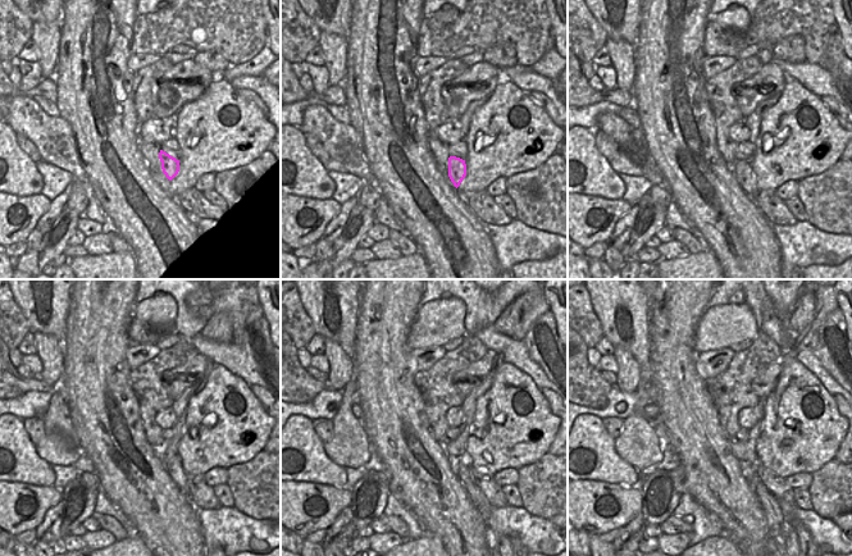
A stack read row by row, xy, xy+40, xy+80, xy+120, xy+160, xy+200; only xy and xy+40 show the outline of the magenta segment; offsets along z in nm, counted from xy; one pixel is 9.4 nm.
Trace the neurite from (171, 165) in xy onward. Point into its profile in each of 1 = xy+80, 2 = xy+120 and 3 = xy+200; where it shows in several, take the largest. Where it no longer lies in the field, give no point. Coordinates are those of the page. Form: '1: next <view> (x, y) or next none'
1: next xy+80 (742, 169)
2: next xy+120 (172, 463)
3: next xy+200 (777, 525)

